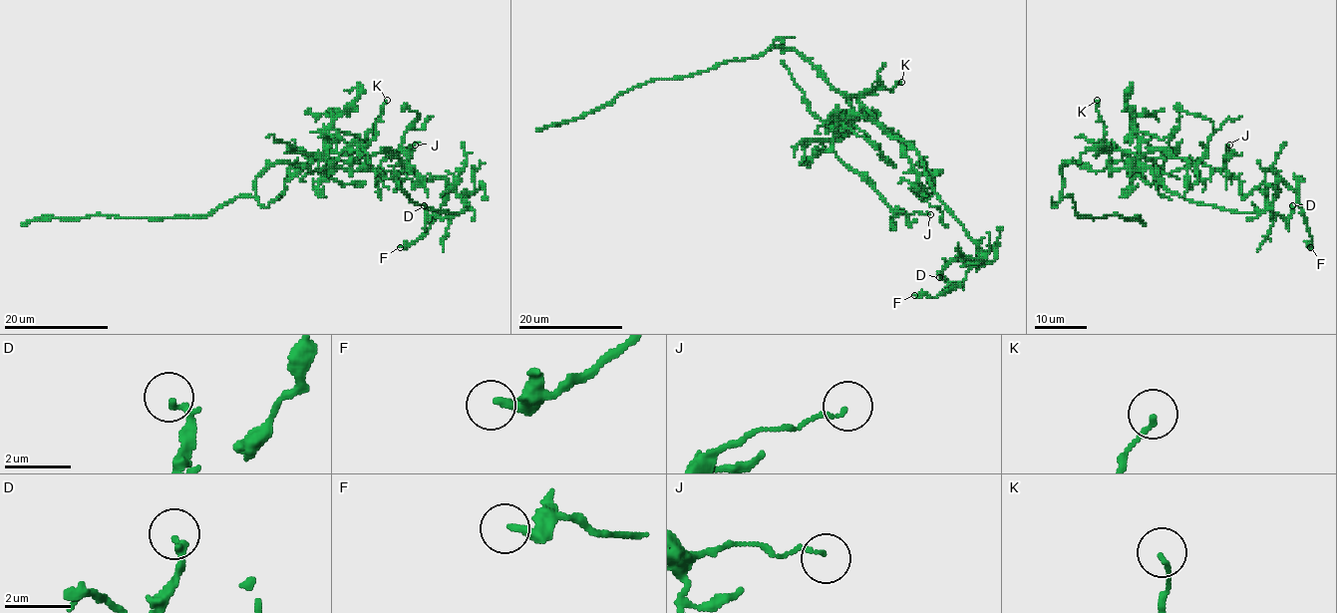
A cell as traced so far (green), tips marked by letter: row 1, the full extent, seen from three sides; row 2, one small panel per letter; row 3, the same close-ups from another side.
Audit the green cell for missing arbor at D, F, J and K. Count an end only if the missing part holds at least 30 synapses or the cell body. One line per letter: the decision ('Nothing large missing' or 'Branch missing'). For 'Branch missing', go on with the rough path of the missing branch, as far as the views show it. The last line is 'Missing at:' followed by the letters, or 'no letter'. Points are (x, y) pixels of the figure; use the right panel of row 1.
D: Nothing large missing
F: Nothing large missing
J: Nothing large missing
K: Nothing large missing
Missing at: no letter

